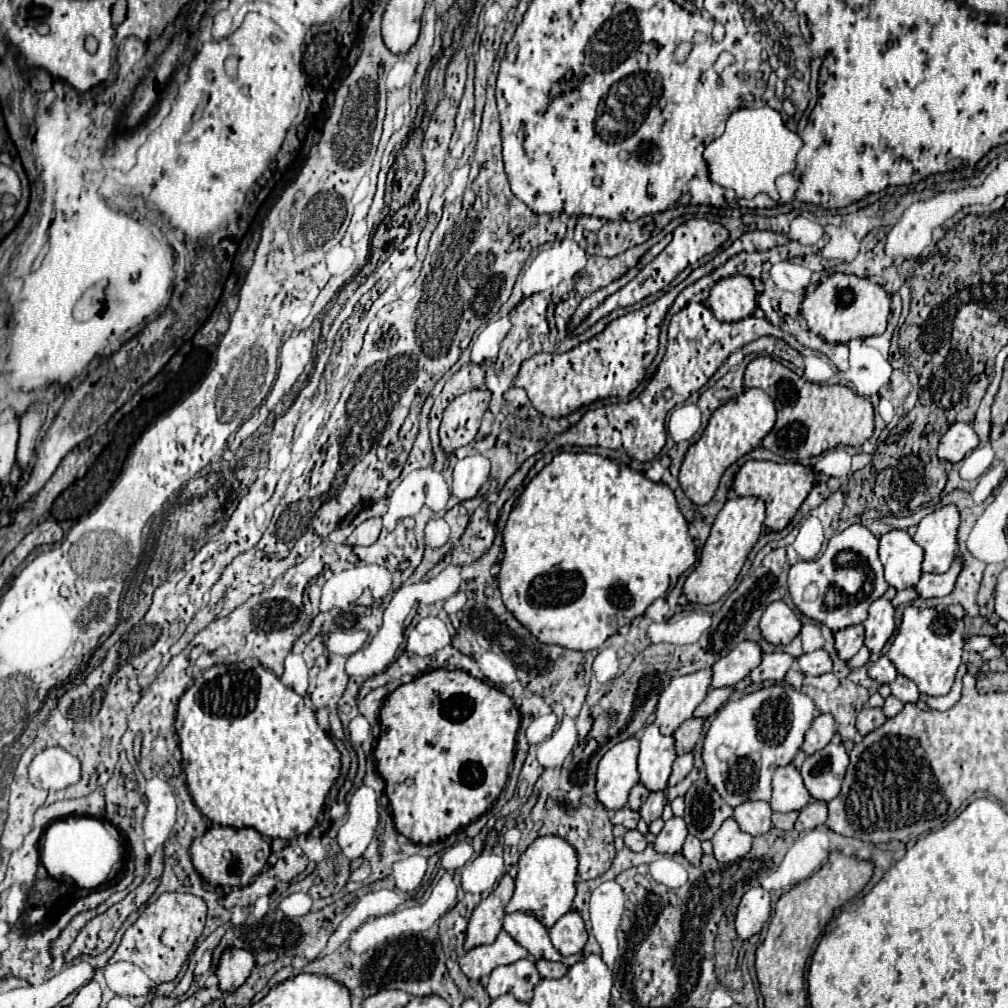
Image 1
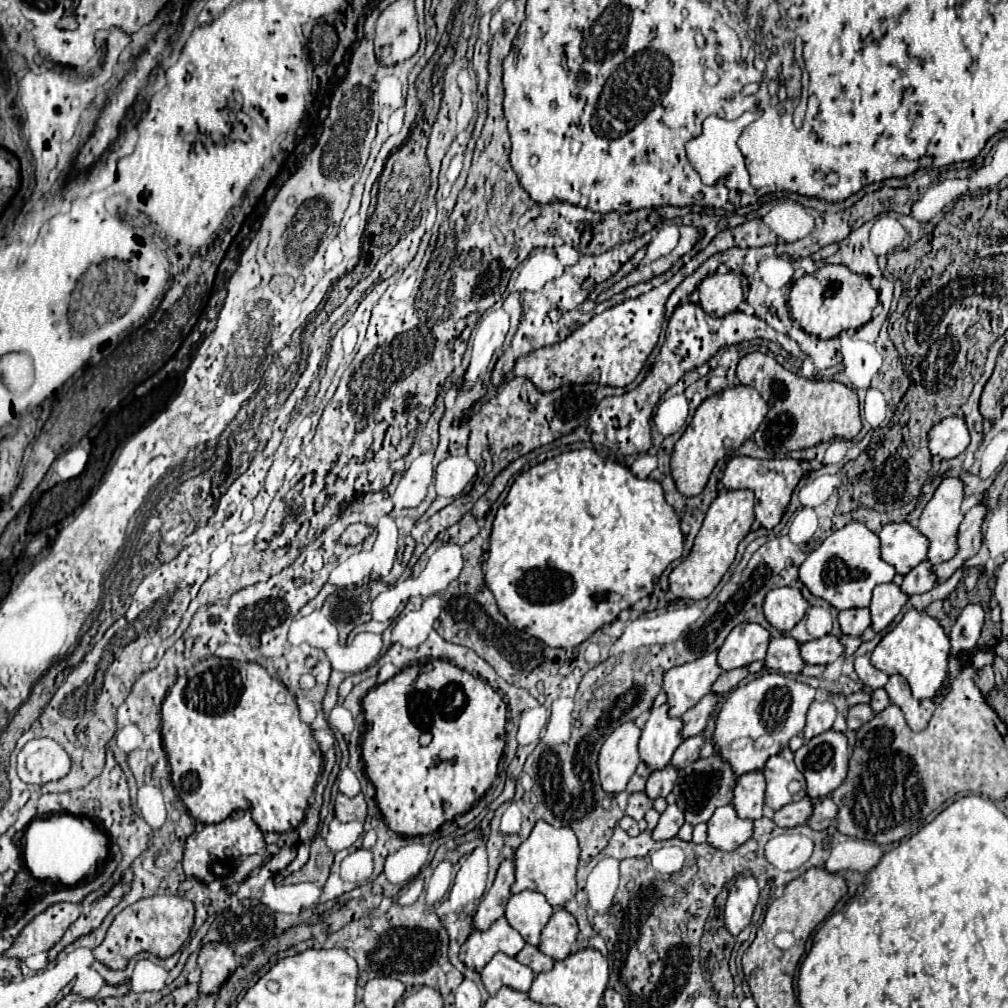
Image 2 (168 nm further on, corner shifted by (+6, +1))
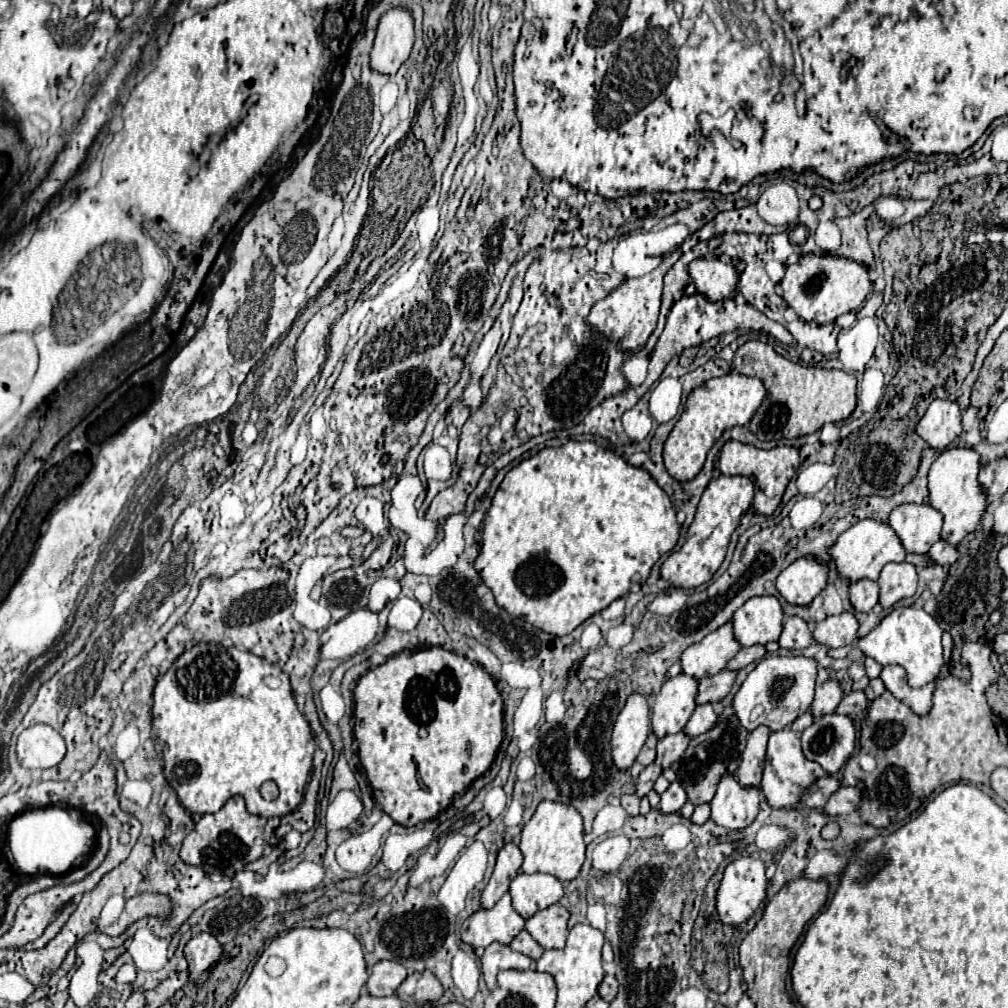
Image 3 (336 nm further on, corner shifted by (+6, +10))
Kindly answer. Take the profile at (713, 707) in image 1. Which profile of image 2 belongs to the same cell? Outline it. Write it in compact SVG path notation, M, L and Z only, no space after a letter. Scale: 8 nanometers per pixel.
M737 667L737 669L731 669L731 671L725 671L713 685L713 693L717 695L725 695L729 693L731 689L735 689L745 677L749 675L747 667Z

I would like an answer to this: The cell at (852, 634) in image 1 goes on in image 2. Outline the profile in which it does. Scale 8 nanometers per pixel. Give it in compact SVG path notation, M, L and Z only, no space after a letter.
M863 607L863 609L845 609L845 611L841 611L839 613L839 625L841 625L843 633L859 637L871 625L869 609Z

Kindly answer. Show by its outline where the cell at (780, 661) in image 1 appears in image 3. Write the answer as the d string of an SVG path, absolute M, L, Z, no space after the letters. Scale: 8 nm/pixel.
M797 616L785 618L783 632L779 636L779 646L781 648L785 648L785 650L803 650L803 648L811 646L811 642L813 642L813 636L811 636L809 624L803 618L797 618Z

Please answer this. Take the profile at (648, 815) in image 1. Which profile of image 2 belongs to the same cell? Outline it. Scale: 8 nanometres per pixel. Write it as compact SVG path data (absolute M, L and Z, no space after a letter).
M665 765L663 769L659 769L659 771L653 771L651 775L649 775L649 779L647 779L647 795L651 797L651 799L657 799L657 797L667 797L669 793L671 793L671 789L673 789L673 783L675 783L675 779L677 779L677 769L675 769L675 765Z

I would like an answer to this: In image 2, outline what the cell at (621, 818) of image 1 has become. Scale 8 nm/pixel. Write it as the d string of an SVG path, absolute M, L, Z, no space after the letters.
M641 791L641 793L633 793L633 795L629 797L627 815L639 821L639 819L643 819L643 815L647 813L647 809L649 809L649 807L651 807L651 799L647 797L647 793L645 793L645 791Z

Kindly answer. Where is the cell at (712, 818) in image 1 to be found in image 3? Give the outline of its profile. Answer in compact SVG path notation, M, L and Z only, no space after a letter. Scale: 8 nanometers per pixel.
M731 716L727 722L719 724L717 728L705 732L703 736L697 736L689 742L689 748L685 750L683 758L677 764L677 782L685 788L687 798L693 806L709 804L715 796L715 790L717 790L717 784L721 782L721 778L725 774L735 774L741 754L747 744L747 734L749 732L739 724L739 720L735 720L735 716Z

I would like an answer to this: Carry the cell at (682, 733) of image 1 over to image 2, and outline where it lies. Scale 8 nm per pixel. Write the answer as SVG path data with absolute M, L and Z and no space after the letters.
M709 693L707 697L703 697L695 707L691 707L685 715L683 715L683 737L693 737L697 733L701 733L711 717L711 713L715 711L719 703L719 695L717 693Z

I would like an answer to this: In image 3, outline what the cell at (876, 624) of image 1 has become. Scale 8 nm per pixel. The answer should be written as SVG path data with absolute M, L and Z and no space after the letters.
M885 564L879 584L879 604L883 610L889 610L895 602L909 598L917 590L917 572L913 564Z

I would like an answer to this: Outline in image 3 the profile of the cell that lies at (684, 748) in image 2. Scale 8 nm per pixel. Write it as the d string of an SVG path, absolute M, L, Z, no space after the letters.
M711 704L697 706L697 708L695 708L695 712L691 714L691 718L689 718L687 726L683 728L683 732L685 732L689 738L695 738L695 736L699 736L699 734L707 732L707 730L715 724L715 720L717 720L717 714L713 712Z

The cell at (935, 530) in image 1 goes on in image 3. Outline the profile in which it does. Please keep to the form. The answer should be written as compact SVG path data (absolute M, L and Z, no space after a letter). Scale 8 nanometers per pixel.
M949 448L945 450L929 470L929 504L943 514L941 540L951 546L959 544L969 532L973 532L985 512L987 500L977 484L977 474L981 470L979 454L971 448Z

